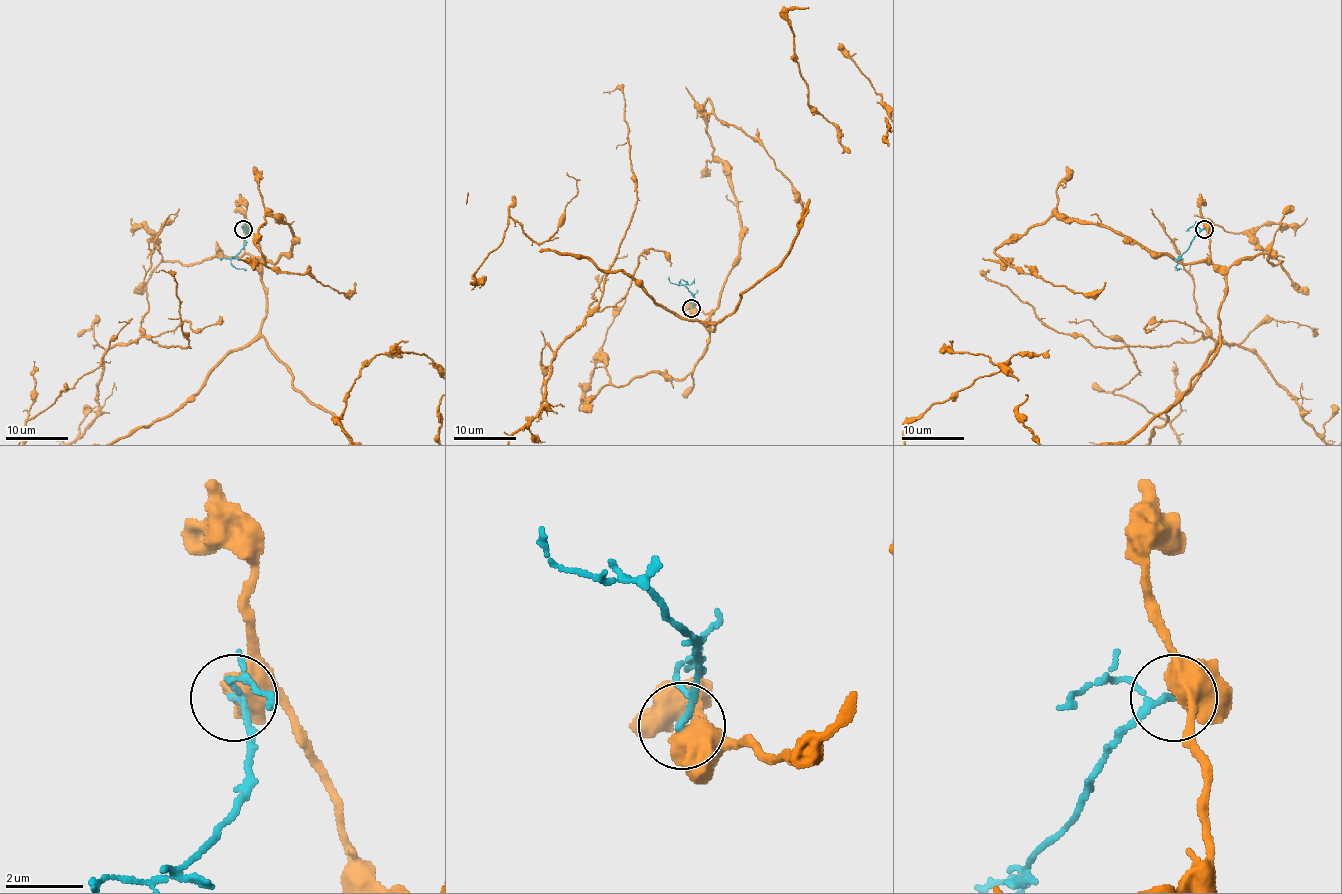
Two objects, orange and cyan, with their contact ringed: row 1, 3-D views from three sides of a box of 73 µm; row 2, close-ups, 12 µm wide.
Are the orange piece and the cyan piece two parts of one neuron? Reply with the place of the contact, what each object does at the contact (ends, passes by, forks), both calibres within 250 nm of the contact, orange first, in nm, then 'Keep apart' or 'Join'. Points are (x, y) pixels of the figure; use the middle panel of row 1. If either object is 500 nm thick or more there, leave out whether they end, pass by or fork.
Place: (691, 308). Thickness 550 nm (orange) against 120 nm. Keep apart

